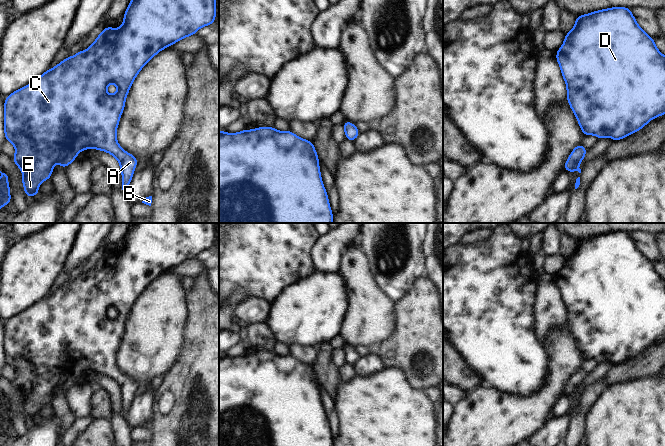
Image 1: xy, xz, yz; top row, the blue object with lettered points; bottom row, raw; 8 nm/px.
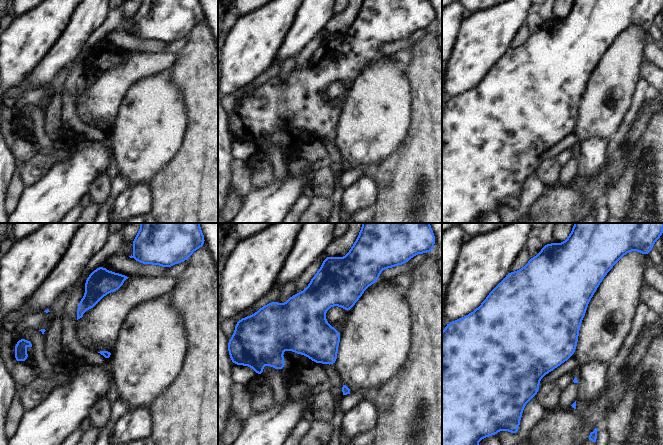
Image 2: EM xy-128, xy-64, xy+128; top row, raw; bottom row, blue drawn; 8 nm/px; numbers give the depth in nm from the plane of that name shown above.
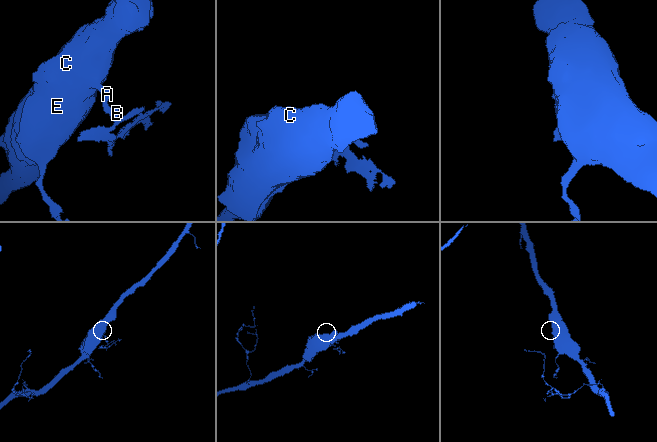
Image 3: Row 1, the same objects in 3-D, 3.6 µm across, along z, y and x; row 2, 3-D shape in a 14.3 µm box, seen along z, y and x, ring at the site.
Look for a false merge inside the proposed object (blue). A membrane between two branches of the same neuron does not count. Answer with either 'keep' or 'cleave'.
keep

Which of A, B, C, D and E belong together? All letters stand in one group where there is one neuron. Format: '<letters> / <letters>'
A B C D E

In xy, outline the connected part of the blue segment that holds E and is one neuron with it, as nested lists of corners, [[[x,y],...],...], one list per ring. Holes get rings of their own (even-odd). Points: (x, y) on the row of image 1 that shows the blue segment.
[[[132,0],[124,13],[123,25],[120,28],[116,30],[105,27],[86,51],[64,59],[29,85],[7,96],[4,104],[5,138],[16,148],[12,160],[23,173],[26,197],[39,194],[40,183],[45,179],[50,180],[53,165],[57,161],[65,170],[77,157],[78,152],[87,148],[112,154],[119,161],[122,170],[122,190],[128,188],[139,161],[118,145],[116,129],[133,80],[159,51],[186,36],[194,35],[203,26],[212,25],[215,18],[216,0]],[[111,82],[118,86],[118,91],[112,96],[106,92],[106,86]]]

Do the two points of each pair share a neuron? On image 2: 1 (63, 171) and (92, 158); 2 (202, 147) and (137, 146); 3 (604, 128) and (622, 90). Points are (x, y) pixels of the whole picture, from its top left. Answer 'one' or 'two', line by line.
1: one
2: two
3: one

